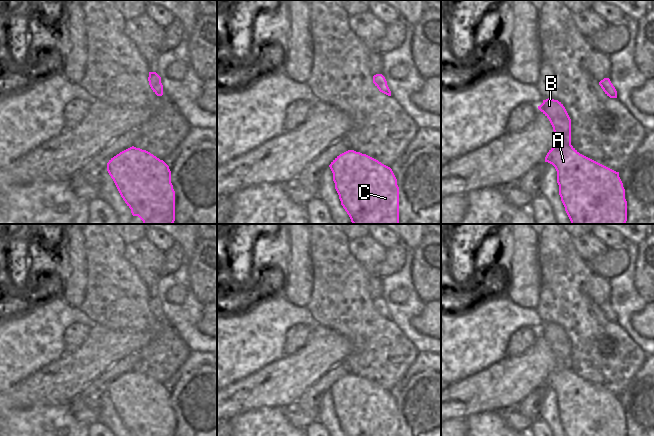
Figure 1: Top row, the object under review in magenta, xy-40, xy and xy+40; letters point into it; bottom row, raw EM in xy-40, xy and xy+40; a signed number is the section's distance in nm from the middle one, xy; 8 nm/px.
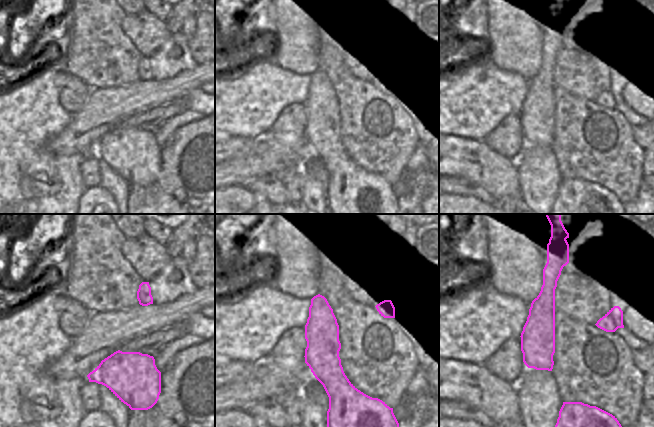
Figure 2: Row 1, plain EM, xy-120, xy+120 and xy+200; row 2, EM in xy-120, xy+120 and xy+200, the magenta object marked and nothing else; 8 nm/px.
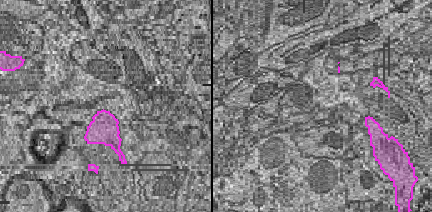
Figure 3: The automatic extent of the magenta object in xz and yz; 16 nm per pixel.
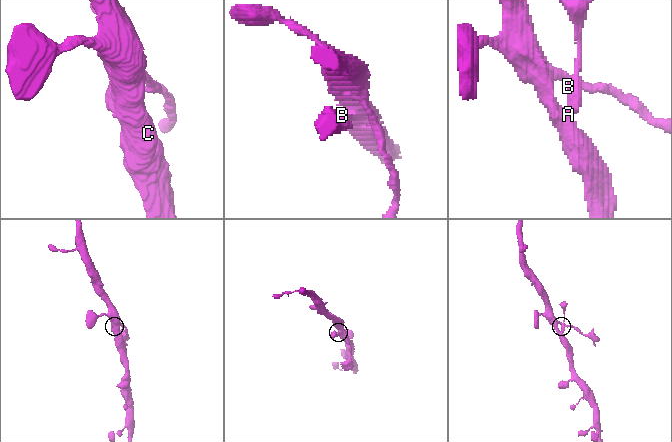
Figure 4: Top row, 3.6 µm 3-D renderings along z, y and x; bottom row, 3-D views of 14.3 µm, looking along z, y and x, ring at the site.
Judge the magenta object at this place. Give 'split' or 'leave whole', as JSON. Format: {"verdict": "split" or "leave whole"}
{"verdict": "leave whole"}

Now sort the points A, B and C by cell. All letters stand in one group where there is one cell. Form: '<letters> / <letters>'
A B C

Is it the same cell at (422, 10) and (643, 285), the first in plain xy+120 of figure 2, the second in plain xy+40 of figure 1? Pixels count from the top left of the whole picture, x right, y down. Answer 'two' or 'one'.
one

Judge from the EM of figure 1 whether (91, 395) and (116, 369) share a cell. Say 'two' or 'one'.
one

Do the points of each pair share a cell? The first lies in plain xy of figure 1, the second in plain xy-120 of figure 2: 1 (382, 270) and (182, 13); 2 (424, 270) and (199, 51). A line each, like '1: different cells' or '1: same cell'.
1: same cell
2: same cell

